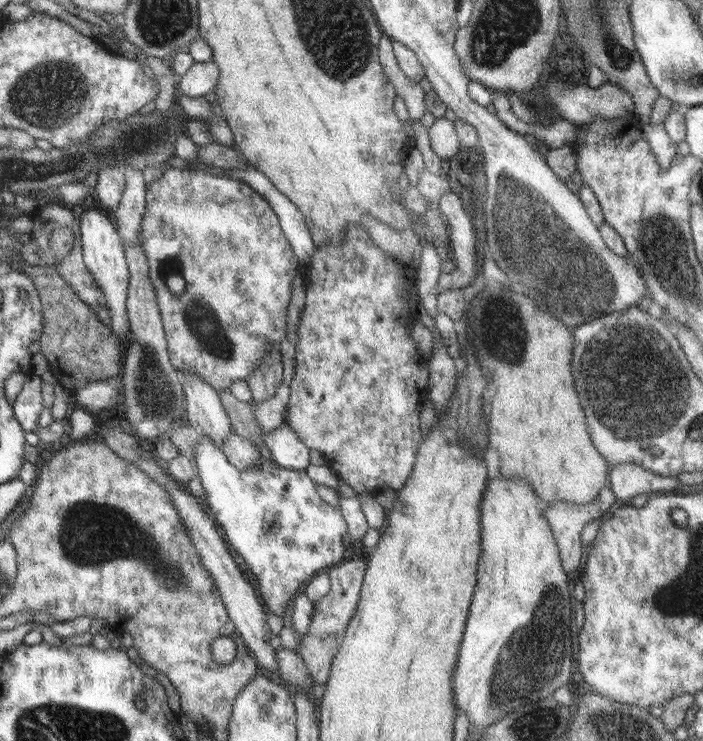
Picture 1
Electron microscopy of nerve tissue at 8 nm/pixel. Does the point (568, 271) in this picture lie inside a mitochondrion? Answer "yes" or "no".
yes

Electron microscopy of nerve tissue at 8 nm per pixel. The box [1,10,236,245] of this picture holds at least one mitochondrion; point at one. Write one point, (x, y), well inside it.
(49, 94)

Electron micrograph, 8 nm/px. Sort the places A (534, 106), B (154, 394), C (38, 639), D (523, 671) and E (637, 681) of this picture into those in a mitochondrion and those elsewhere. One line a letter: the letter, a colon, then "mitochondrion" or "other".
A: other
B: mitochondrion
C: other
D: mitochondrion
E: other

